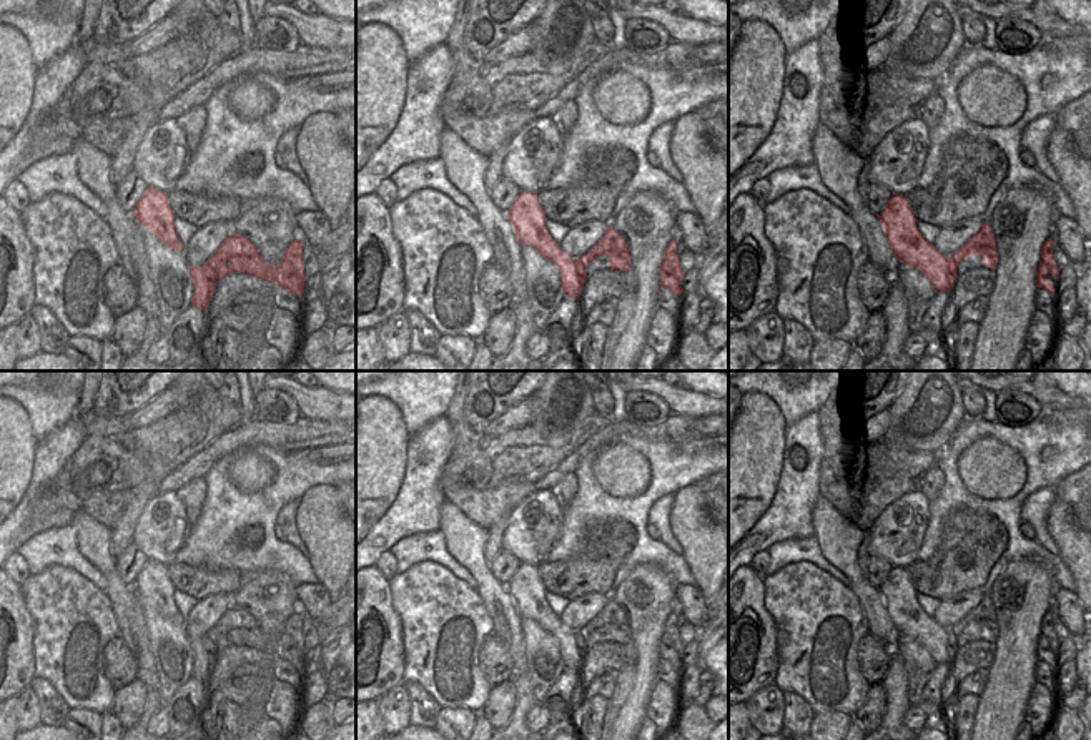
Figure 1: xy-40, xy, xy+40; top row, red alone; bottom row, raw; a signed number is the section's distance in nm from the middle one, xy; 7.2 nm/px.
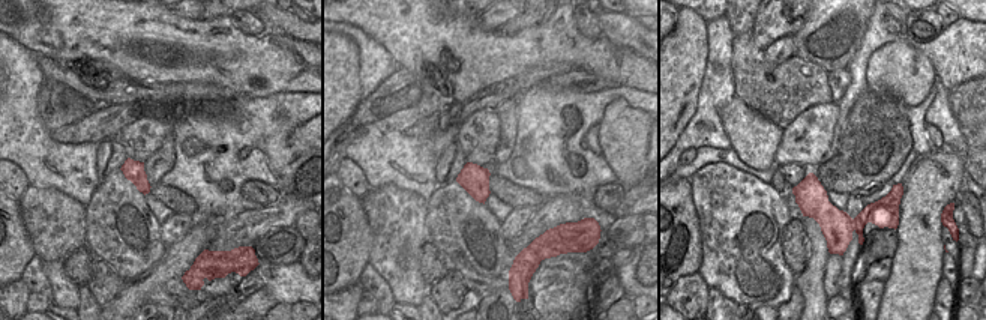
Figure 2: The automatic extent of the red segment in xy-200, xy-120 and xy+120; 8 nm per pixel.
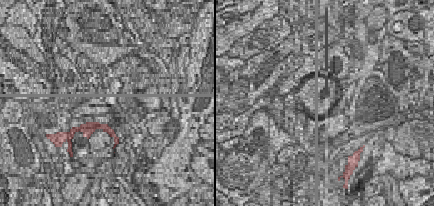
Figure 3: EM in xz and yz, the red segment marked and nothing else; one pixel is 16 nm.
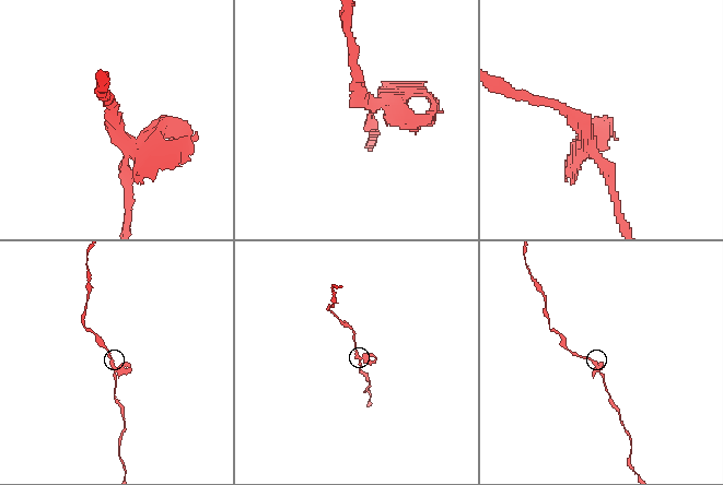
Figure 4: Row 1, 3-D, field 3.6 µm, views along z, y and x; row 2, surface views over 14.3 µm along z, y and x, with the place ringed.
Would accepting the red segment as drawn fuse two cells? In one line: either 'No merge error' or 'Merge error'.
Merge error

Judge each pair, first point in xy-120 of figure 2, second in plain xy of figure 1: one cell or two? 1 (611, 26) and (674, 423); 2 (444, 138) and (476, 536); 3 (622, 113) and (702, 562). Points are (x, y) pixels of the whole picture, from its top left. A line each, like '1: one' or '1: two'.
1: two
2: two
3: one

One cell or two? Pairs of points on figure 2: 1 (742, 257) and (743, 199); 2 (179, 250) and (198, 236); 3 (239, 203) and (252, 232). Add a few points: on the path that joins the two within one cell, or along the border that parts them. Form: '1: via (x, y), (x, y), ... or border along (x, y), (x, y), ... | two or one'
1: via (742, 242), (742, 214) | one
2: via (183, 250), (194, 241) | one
3: border along (264, 206), (255, 211), (242, 211), (219, 223) | two

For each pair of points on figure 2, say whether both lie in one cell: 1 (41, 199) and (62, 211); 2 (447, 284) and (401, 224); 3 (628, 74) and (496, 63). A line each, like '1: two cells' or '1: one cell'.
1: one cell
2: two cells
3: one cell

